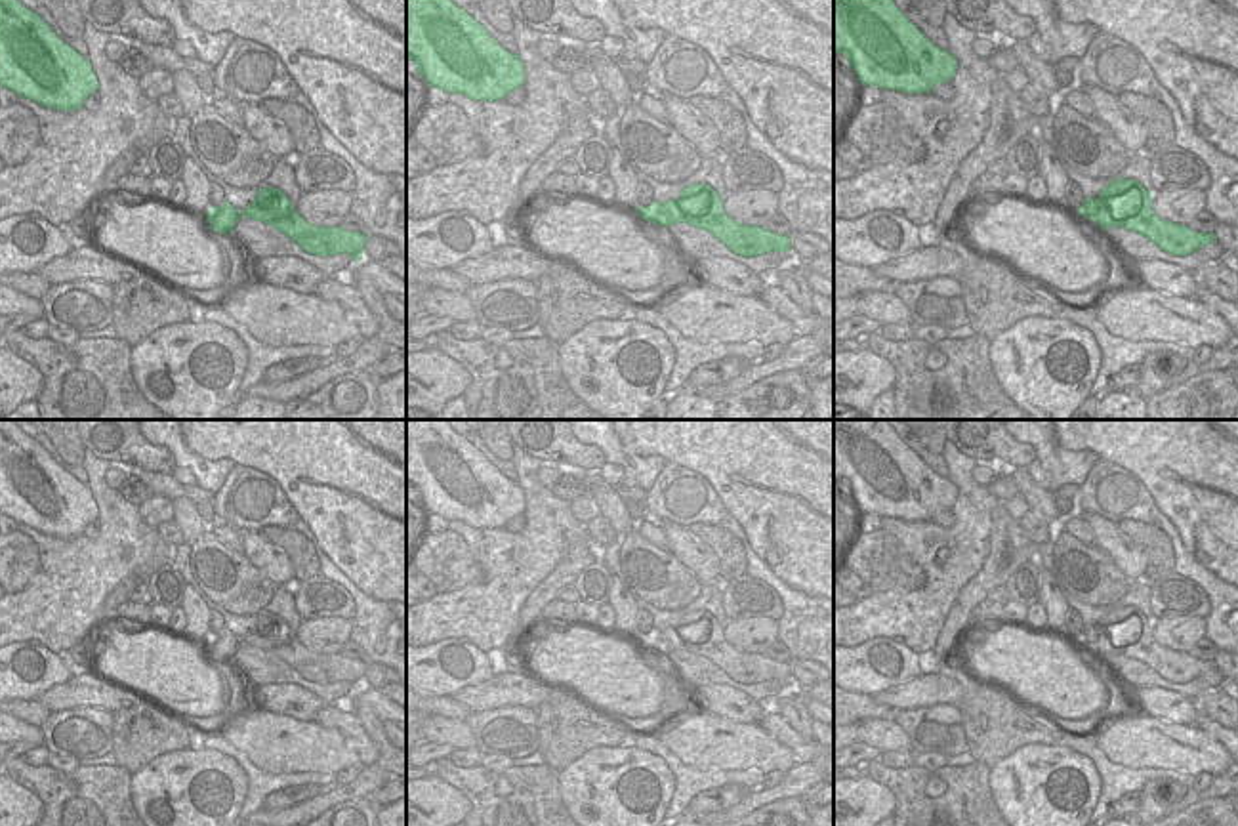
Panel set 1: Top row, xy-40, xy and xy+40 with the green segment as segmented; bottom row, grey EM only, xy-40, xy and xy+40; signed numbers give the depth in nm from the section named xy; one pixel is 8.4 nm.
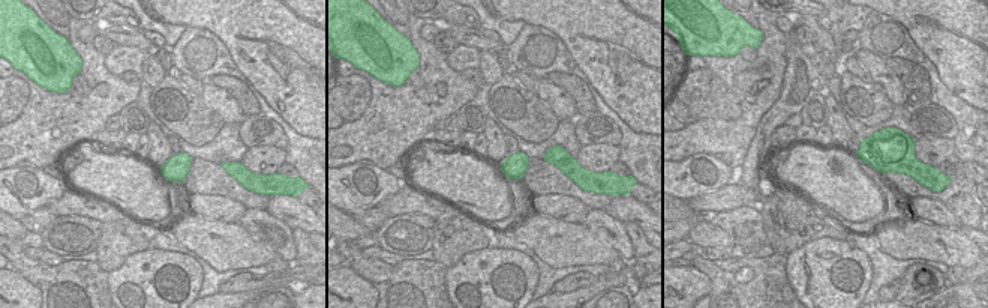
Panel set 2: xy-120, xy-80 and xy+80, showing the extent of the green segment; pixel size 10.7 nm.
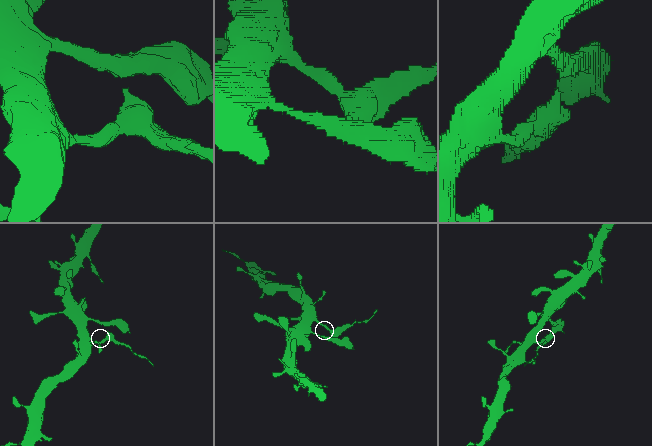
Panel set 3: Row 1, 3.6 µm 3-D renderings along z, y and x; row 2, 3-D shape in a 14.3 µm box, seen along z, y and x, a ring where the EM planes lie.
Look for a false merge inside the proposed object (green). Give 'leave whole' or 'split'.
split

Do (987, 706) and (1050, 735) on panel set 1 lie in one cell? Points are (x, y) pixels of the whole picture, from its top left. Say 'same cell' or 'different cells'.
same cell

